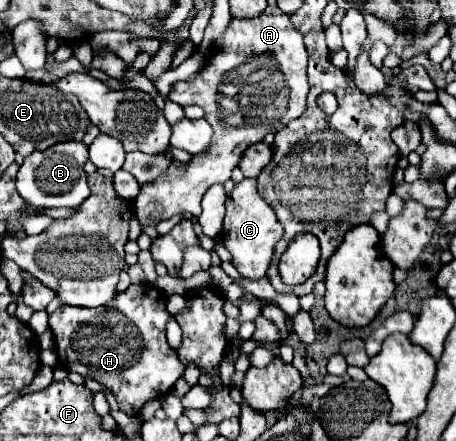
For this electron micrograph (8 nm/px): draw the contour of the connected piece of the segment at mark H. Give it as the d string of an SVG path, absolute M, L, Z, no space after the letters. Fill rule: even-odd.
M148 283L130 285L124 293L118 293L108 303L108 307L114 311L120 311L126 317L126 323L122 325L86 325L86 321L90 323L92 319L96 323L96 309L84 309L84 307L62 305L58 311L54 311L50 315L50 331L54 333L54 351L58 353L60 365L64 369L80 373L82 377L90 377L106 385L108 389L112 389L120 411L124 411L128 417L136 417L146 401L156 399L156 397L162 399L174 387L174 383L184 375L186 367L178 363L176 351L166 341L166 321L170 313L166 311L166 297L158 289L154 289Z

